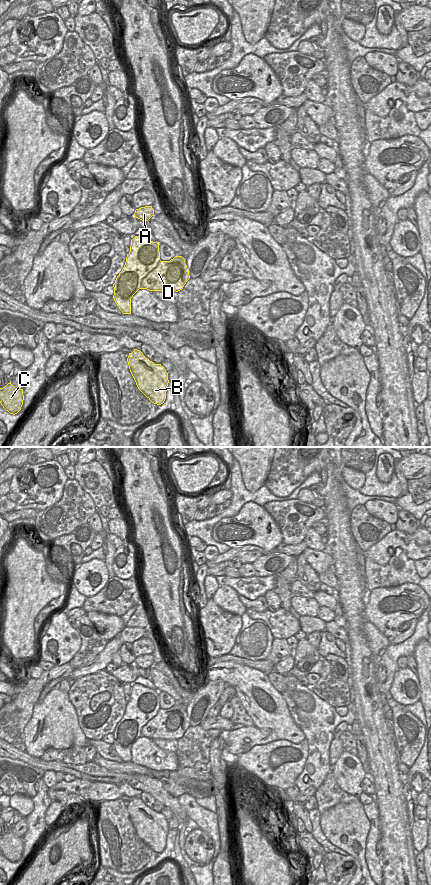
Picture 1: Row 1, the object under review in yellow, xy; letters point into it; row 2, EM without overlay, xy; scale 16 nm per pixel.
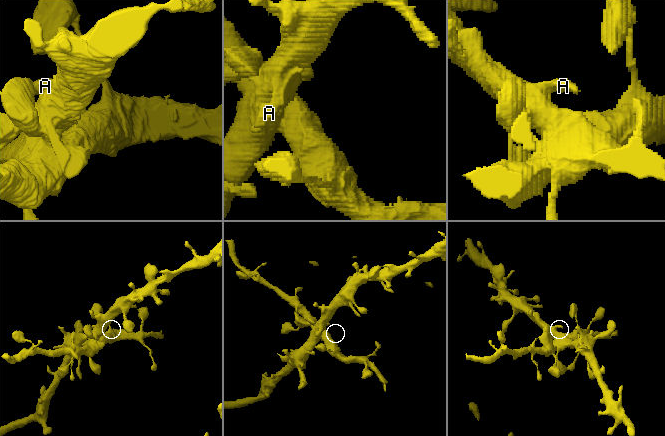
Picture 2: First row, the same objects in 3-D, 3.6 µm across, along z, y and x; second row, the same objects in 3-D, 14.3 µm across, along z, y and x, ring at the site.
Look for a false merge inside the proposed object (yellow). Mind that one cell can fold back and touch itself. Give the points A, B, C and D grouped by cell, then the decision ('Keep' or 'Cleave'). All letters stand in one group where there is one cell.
Groups: A B / C D. Cleave.

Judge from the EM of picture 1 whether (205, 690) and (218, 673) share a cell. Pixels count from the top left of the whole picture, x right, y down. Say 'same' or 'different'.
different

